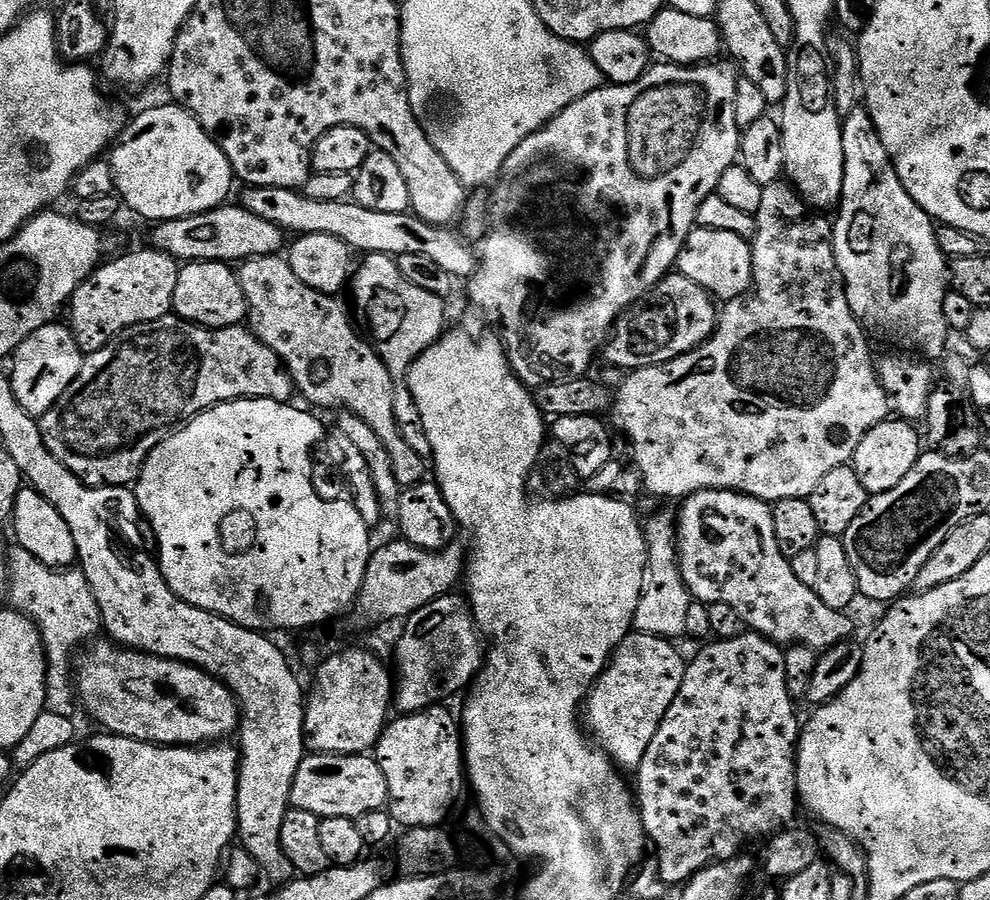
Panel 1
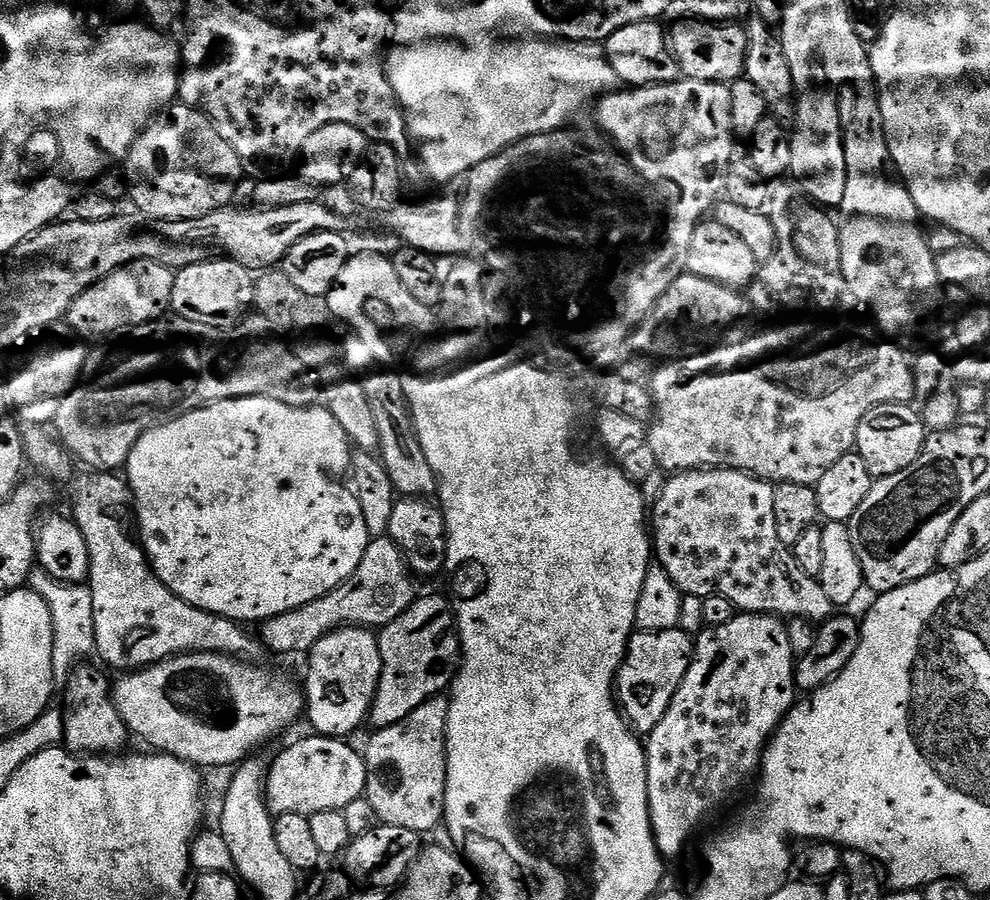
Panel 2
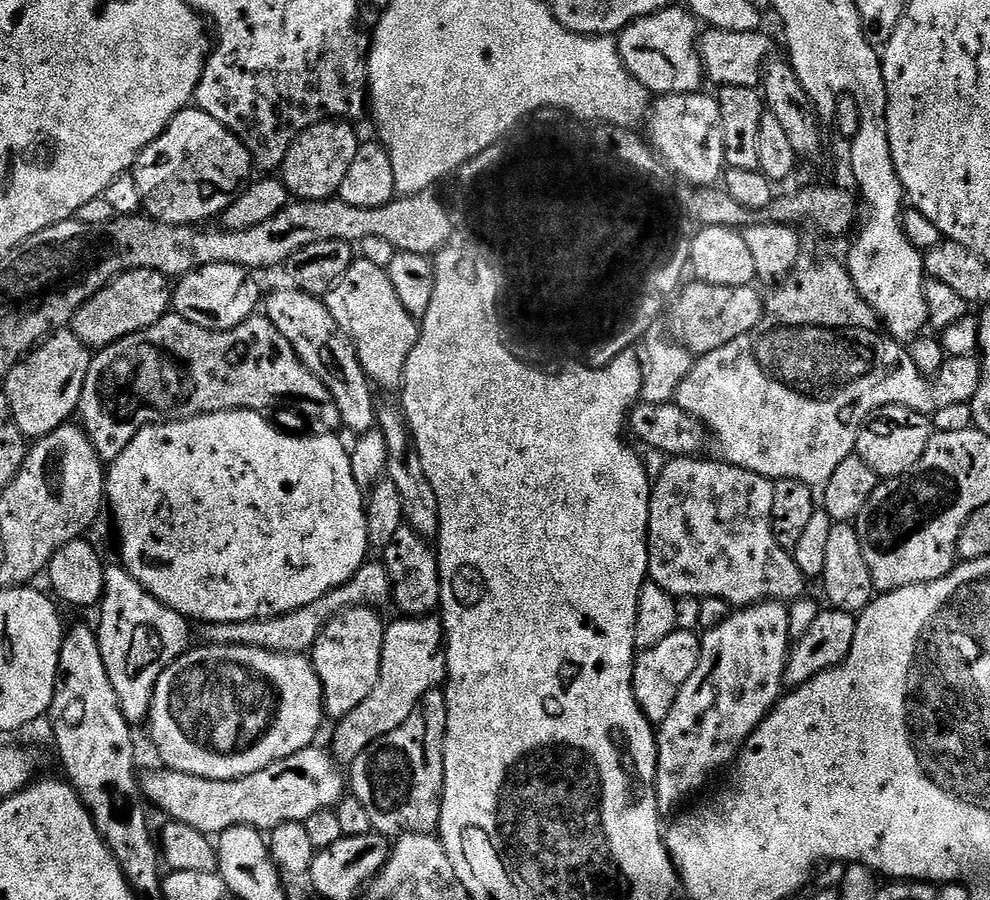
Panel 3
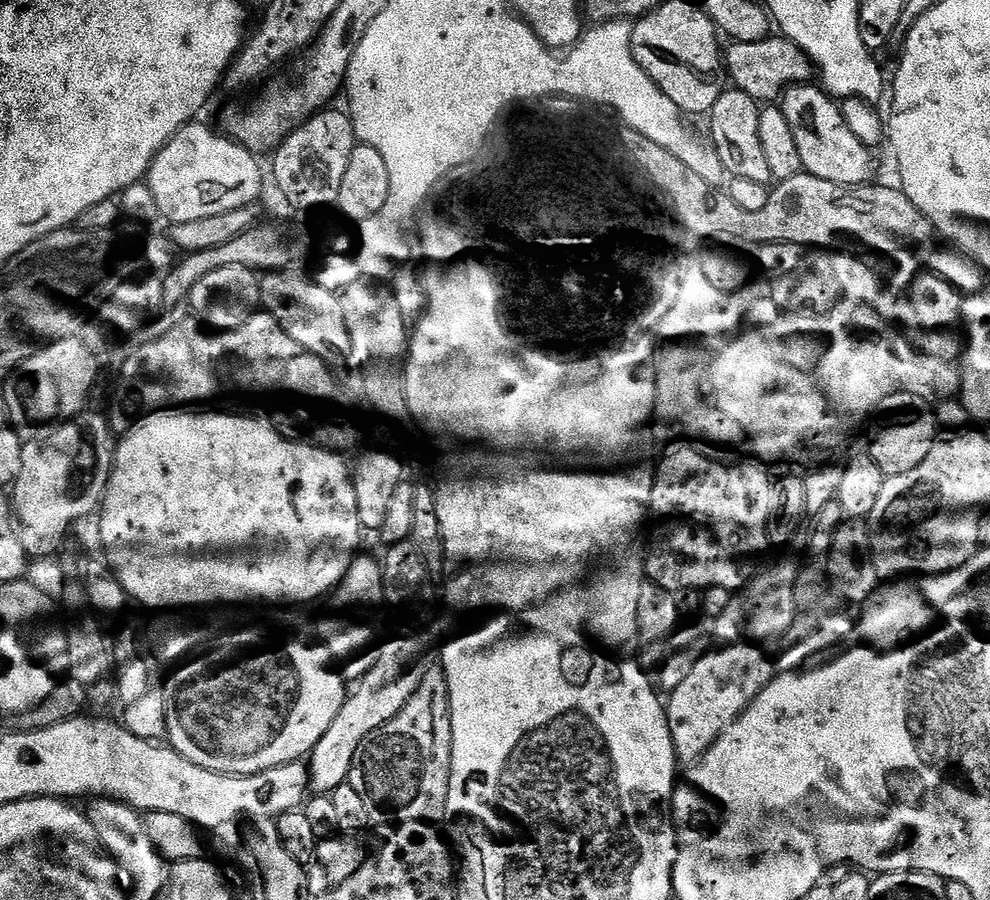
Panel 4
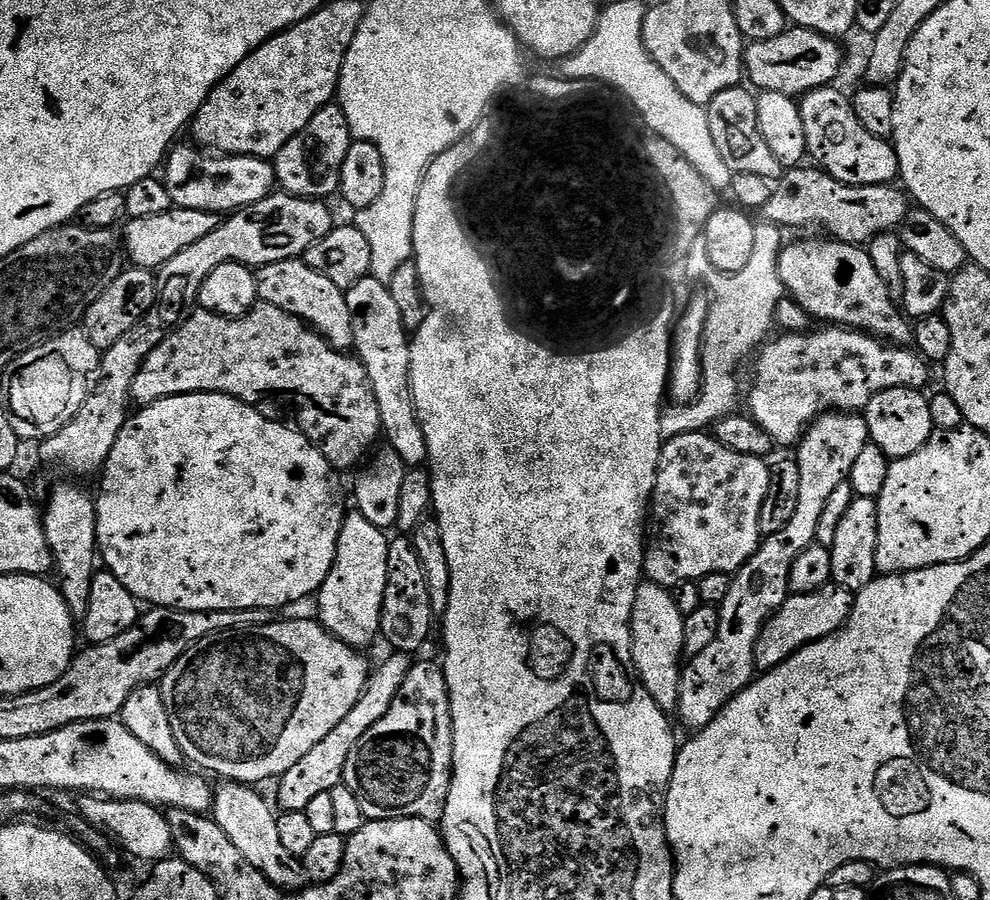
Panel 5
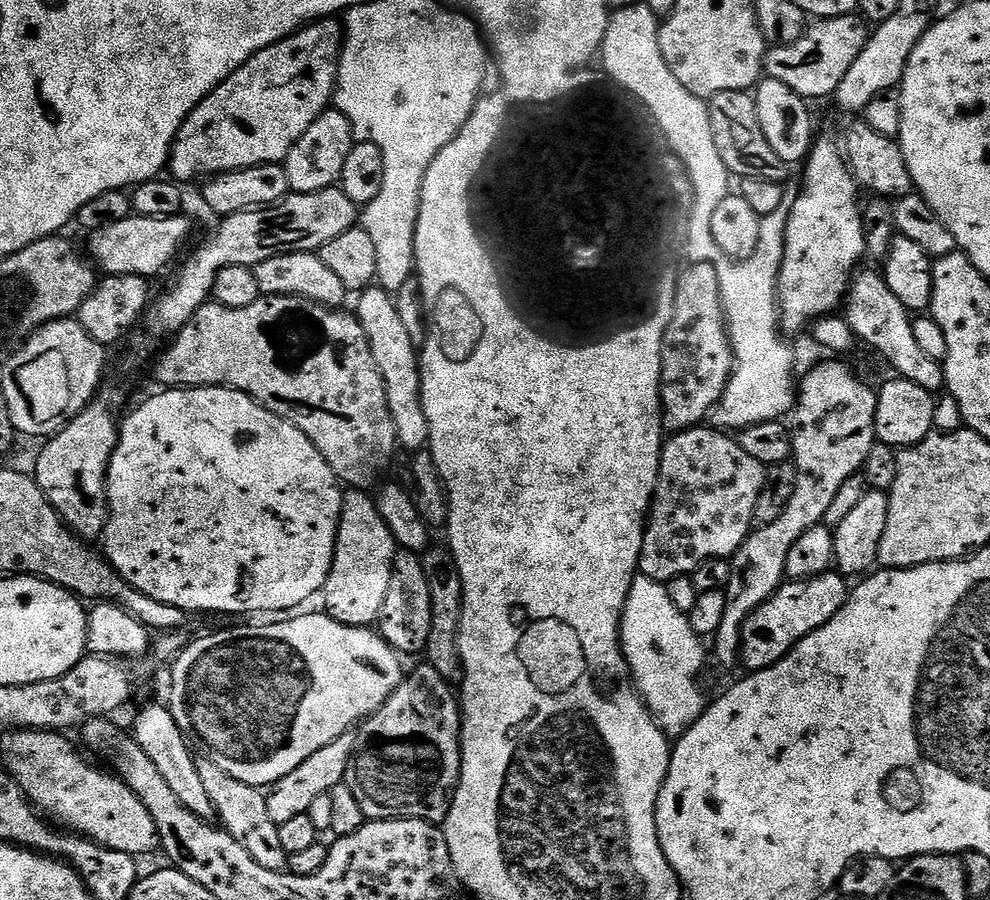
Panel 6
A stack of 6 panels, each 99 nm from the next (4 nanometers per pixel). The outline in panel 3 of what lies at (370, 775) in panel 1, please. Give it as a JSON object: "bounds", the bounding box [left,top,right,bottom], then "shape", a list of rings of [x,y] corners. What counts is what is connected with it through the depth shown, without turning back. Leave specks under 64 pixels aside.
{"bounds":[142,746,346,838],"shape":[[[313,746],[311,748],[303,748],[298,750],[298,754],[290,754],[290,758],[282,758],[281,760],[275,760],[270,766],[266,766],[266,770],[258,770],[254,774],[249,776],[243,776],[237,780],[207,780],[206,778],[198,778],[194,774],[186,774],[185,772],[176,772],[172,768],[167,766],[160,766],[157,772],[143,773],[142,776],[142,792],[146,797],[149,805],[157,804],[164,812],[169,812],[167,815],[171,819],[182,822],[186,826],[194,826],[194,830],[204,833],[209,838],[219,837],[221,832],[230,830],[231,828],[237,828],[239,824],[245,824],[248,828],[259,828],[261,830],[271,830],[282,826],[286,822],[303,822],[306,818],[310,818],[310,814],[318,814],[318,810],[326,810],[327,808],[335,809],[336,805],[344,799],[346,795],[346,776],[342,773],[341,765],[334,759],[331,751],[325,750],[324,752],[319,746]]]}

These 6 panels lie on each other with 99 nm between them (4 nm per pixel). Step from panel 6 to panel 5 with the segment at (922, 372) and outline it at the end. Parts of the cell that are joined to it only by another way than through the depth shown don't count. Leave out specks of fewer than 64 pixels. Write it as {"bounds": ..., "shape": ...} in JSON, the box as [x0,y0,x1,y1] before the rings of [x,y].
{"bounds":[780,238,912,346],"shape":[[[824,238],[821,244],[792,244],[784,246],[780,254],[780,280],[787,295],[802,306],[816,322],[831,322],[836,326],[869,333],[893,346],[912,344],[912,324],[904,309],[886,290],[874,262],[870,262],[867,247],[859,244],[841,244],[838,240]]]}

